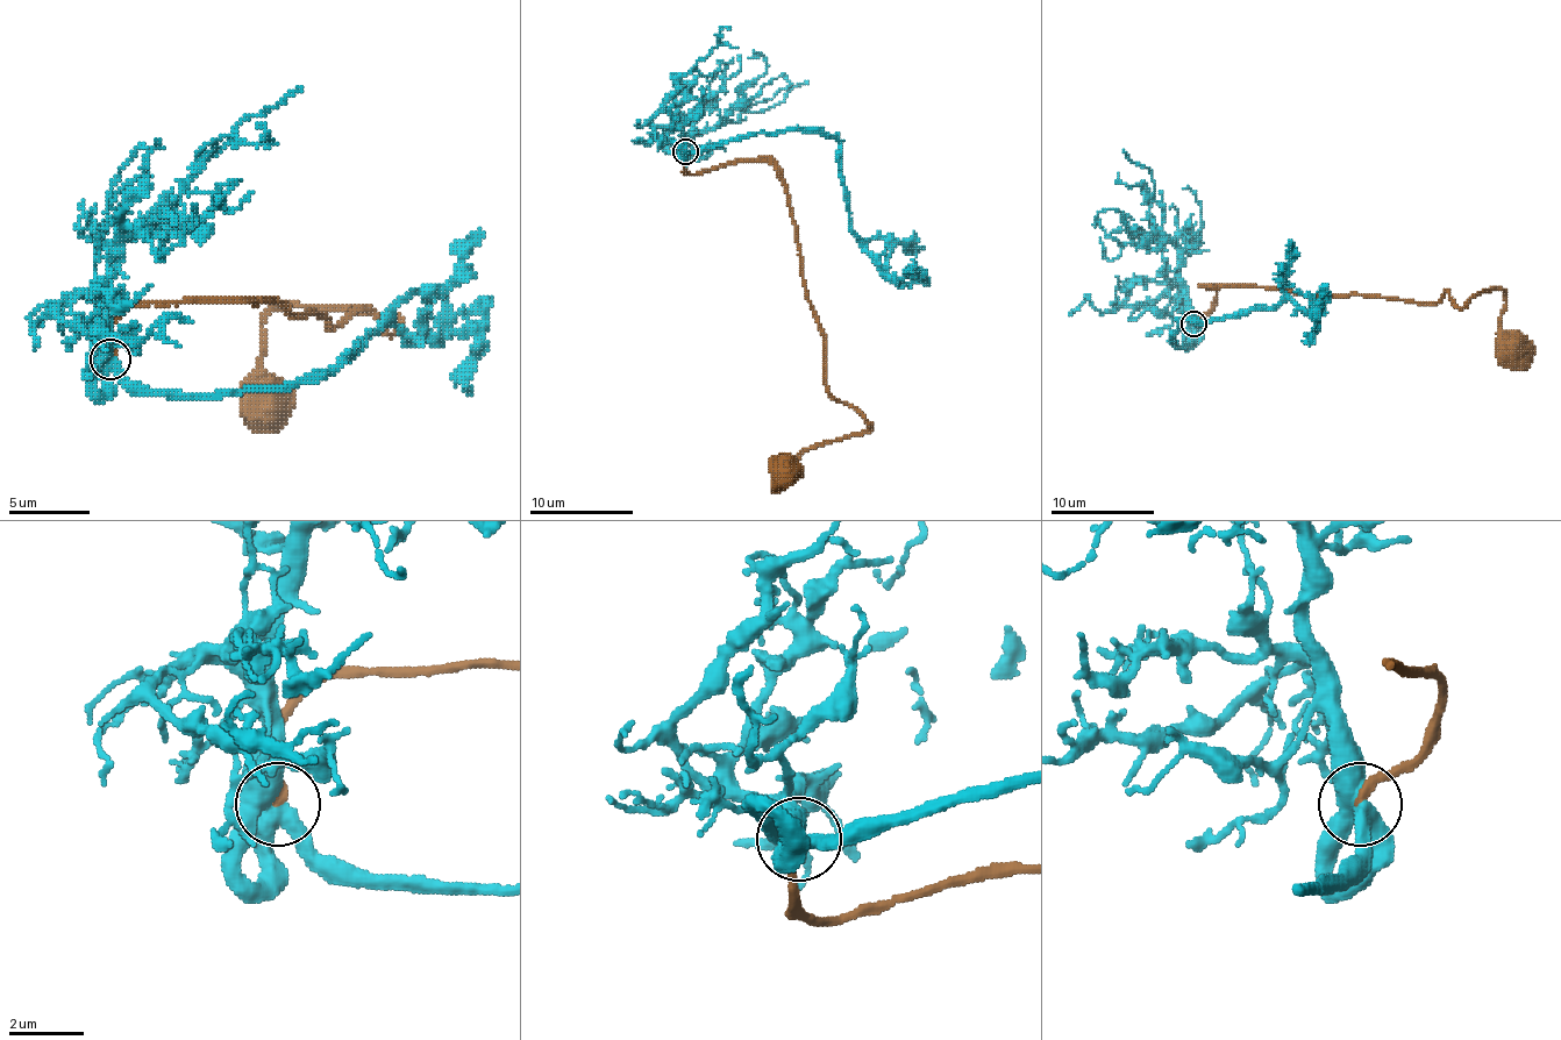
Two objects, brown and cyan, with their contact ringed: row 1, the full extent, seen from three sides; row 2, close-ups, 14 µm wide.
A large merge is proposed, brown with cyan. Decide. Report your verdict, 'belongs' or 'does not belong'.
belongs

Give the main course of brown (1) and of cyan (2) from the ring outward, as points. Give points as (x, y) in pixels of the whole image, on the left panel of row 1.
1: (112, 358), (144, 301), (399, 322), (277, 306), (261, 326), (269, 399)
2: (112, 358), (132, 383), (168, 394), (298, 386), (334, 370), (383, 322), (407, 337), (471, 334), (471, 394)

